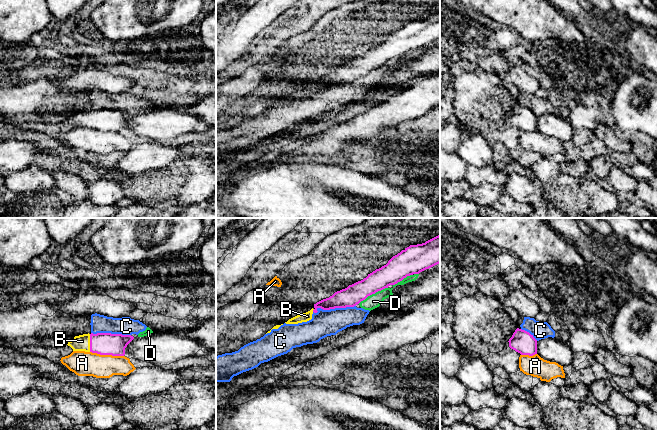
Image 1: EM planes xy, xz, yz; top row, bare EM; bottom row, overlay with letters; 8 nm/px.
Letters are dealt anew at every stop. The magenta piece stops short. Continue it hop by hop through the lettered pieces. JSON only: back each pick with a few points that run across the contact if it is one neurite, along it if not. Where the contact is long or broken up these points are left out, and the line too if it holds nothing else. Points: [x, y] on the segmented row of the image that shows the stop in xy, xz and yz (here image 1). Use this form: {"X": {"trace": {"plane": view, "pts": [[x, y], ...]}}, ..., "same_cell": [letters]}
{"B": {"trace": {"plane": "xy", "pts": [[101, 343], [90, 343], [82, 342]]}}, "same_cell": ["B"]}

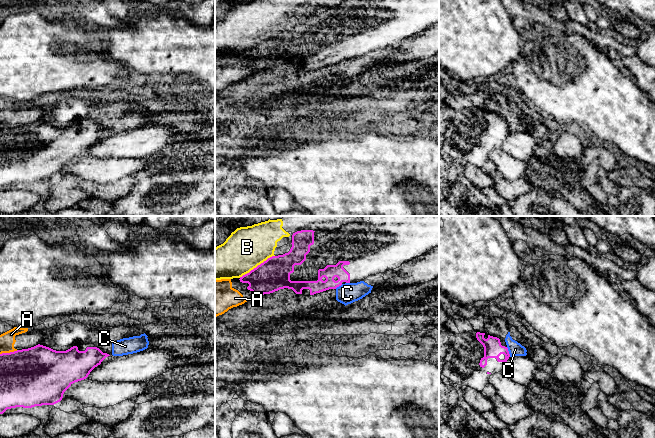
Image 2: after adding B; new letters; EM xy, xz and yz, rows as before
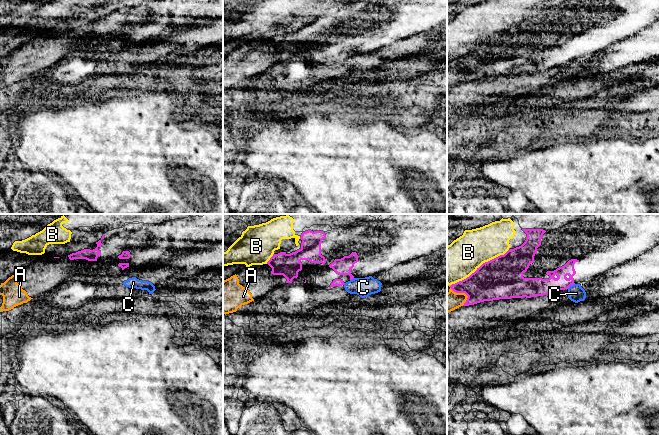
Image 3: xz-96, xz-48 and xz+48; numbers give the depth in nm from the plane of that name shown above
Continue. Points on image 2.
{"same_cell": []}

